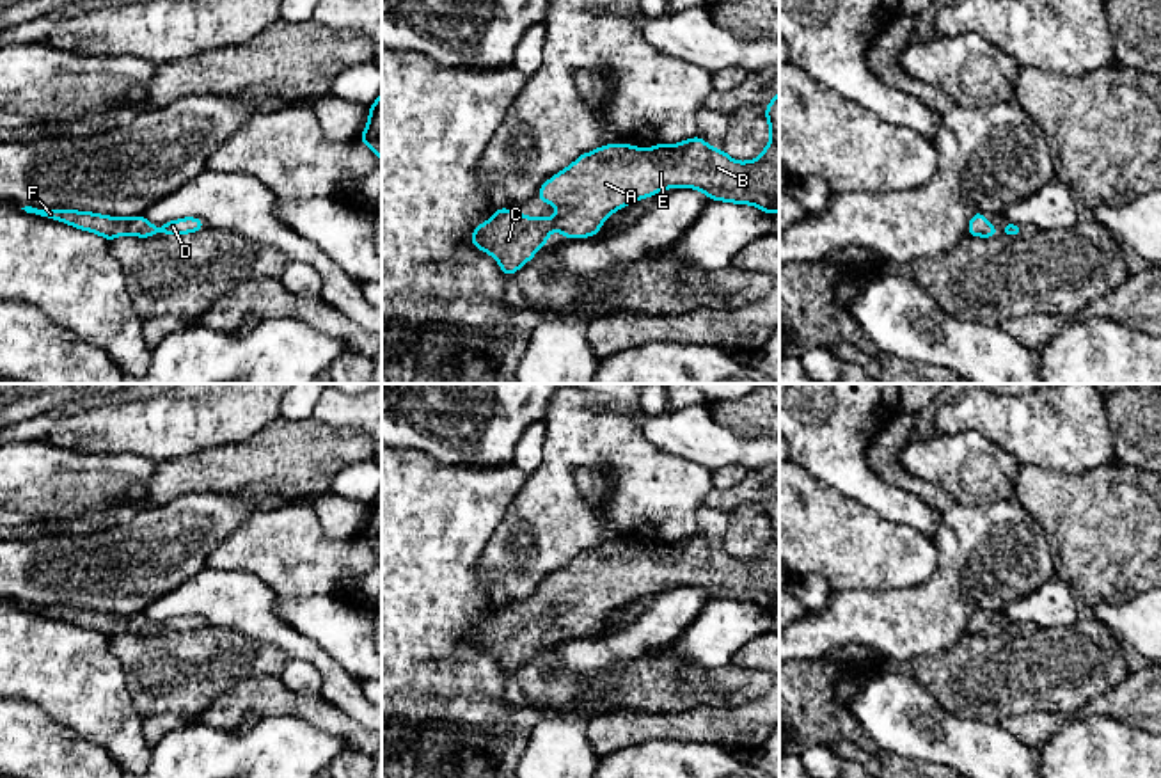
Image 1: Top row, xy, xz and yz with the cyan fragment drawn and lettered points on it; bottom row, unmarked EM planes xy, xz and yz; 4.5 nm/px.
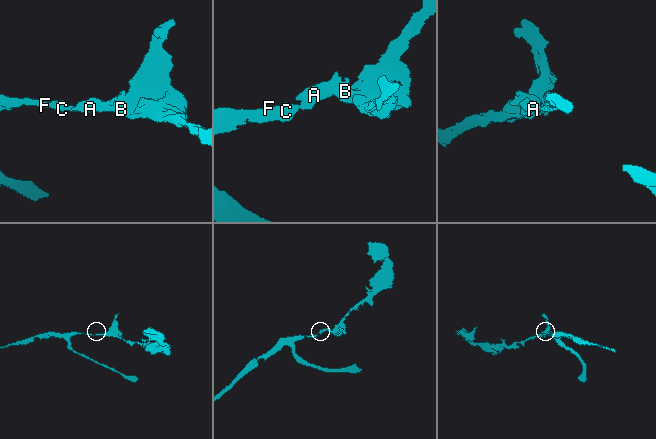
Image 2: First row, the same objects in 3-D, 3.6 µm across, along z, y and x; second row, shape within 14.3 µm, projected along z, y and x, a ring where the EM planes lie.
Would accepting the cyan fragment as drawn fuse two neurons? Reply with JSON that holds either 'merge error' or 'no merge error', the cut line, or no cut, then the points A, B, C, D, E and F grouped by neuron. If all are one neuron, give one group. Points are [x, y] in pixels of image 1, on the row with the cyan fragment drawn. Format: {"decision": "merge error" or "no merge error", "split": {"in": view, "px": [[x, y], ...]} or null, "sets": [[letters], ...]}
{"decision": "no merge error", "split": null, "sets": [["A", "B", "C", "D", "E", "F"]]}

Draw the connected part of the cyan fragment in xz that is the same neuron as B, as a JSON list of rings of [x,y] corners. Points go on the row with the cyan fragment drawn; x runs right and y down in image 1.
[[[779,91],[765,108],[770,140],[763,153],[751,162],[735,162],[723,149],[708,146],[701,137],[692,137],[680,144],[655,144],[652,149],[630,144],[607,144],[591,153],[580,155],[570,167],[552,176],[538,190],[541,202],[556,202],[556,217],[525,217],[518,211],[499,208],[494,217],[479,224],[470,234],[470,243],[494,256],[506,277],[549,242],[554,227],[565,238],[588,238],[600,231],[605,218],[620,208],[644,197],[652,197],[664,188],[687,187],[701,190],[710,201],[728,201],[735,204],[753,204],[765,213],[779,211]]]

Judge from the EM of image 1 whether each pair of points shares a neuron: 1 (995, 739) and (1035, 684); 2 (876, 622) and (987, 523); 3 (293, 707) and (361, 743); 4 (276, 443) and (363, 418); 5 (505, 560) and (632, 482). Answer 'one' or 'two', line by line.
1: two
2: one
3: one
4: two
5: one

